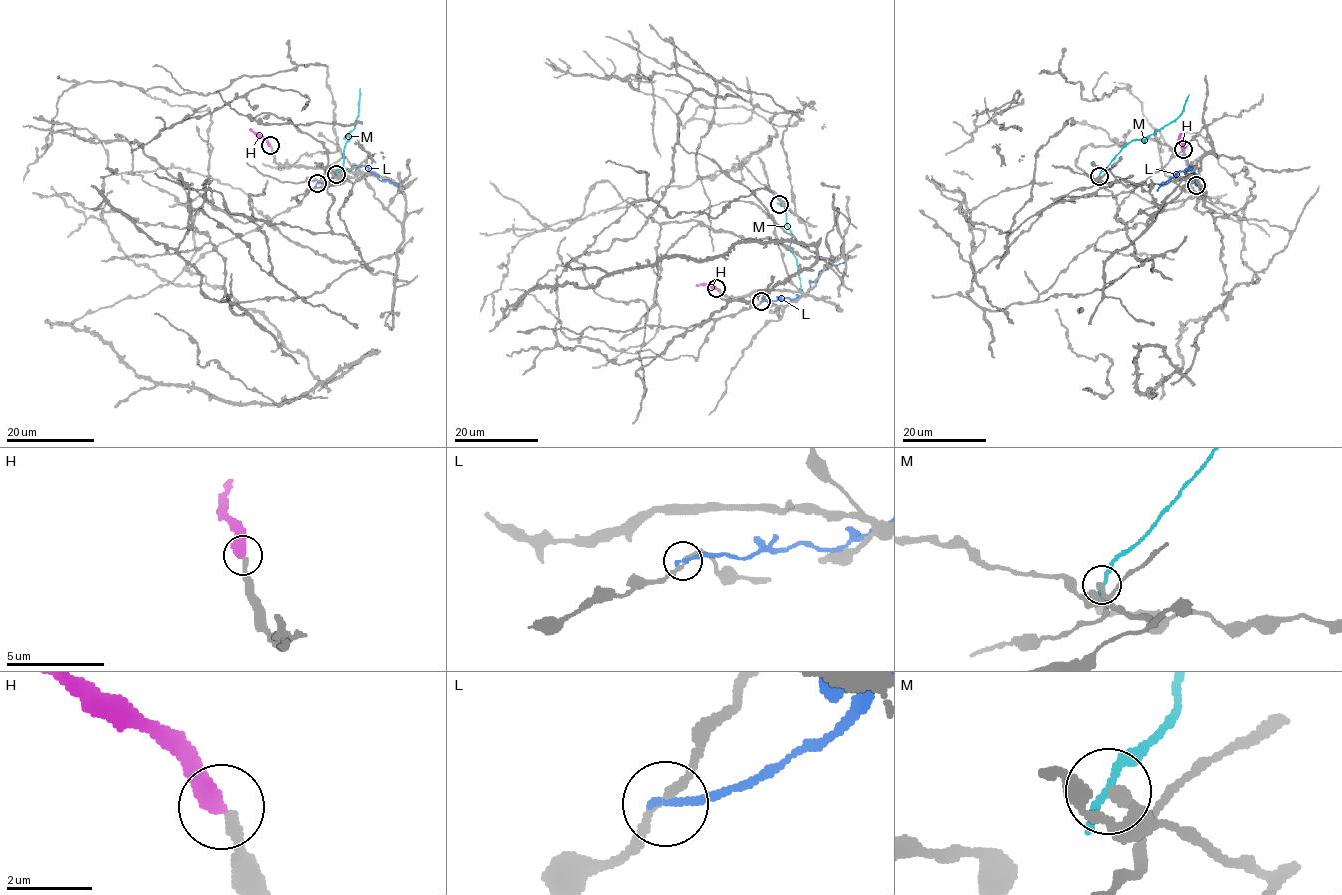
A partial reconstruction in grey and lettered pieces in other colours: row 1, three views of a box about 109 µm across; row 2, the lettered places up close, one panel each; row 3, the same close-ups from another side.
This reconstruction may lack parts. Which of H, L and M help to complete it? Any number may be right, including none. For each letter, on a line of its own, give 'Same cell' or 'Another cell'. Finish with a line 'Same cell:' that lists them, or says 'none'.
H: Same cell
L: Another cell
M: Another cell
Same cell: H

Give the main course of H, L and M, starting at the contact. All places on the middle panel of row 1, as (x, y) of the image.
H: (716, 289), (708, 284), (696, 285)
L: (761, 301), (795, 299), (810, 289), (820, 271), (844, 262)
M: (779, 203), (786, 210), (786, 222), (792, 234), (790, 251), (796, 259), (801, 294)

